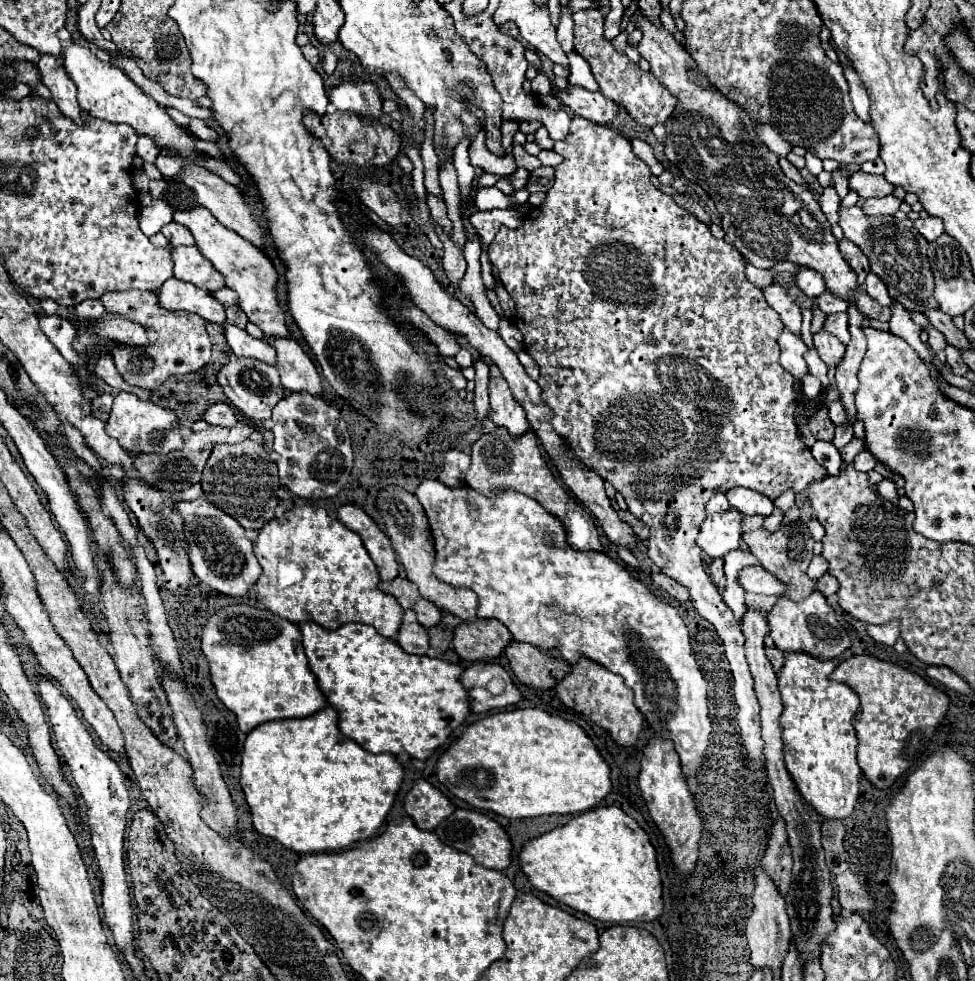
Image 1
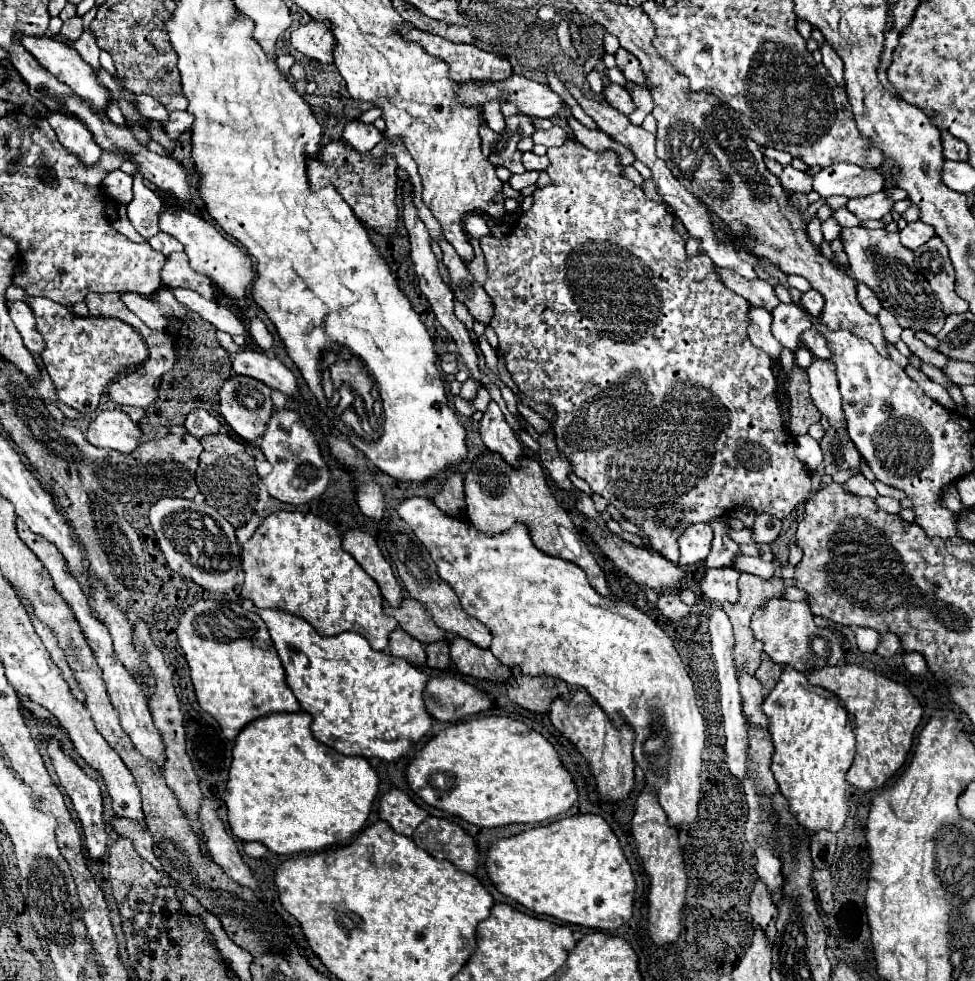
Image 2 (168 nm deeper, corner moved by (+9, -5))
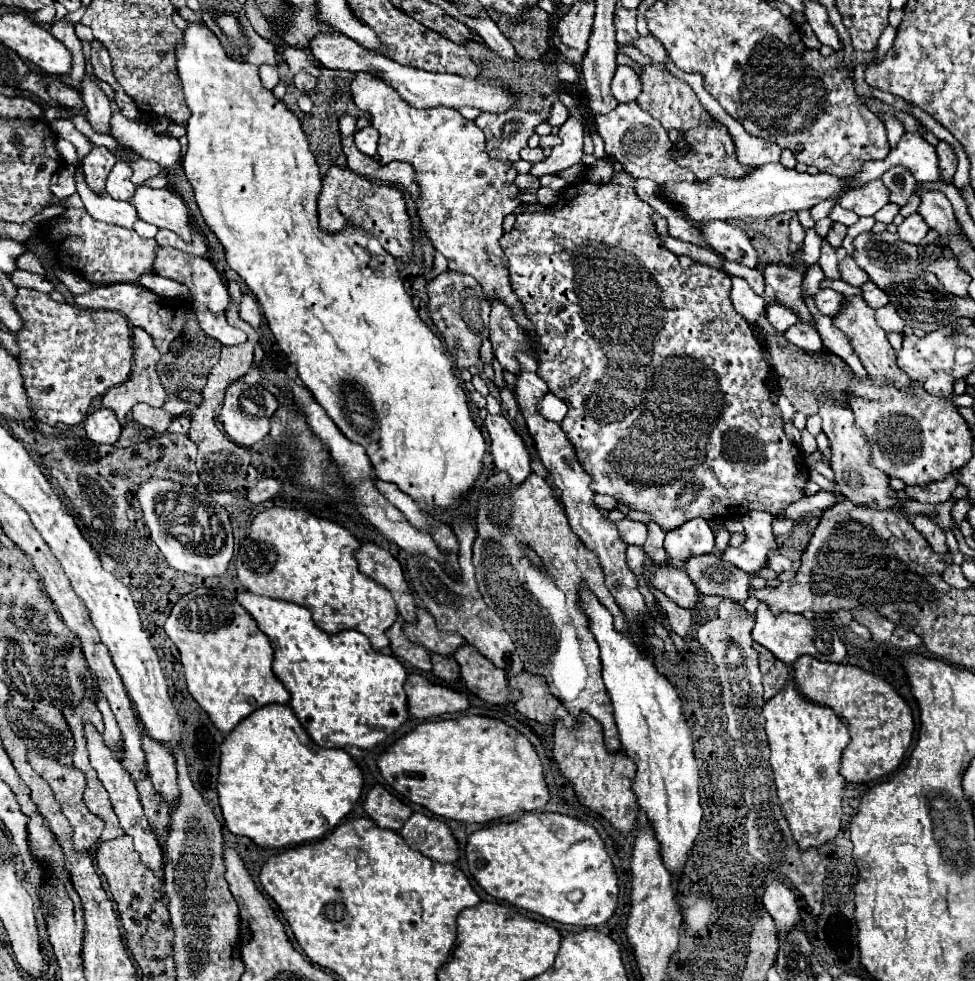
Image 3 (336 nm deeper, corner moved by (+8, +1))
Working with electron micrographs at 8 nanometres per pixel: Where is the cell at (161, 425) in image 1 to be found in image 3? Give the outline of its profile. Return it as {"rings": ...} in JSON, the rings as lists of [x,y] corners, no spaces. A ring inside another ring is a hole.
{"rings":[[[106,408],[88,414],[84,420],[84,430],[86,436],[96,444],[114,444],[122,432],[116,416],[112,416],[112,412]]]}

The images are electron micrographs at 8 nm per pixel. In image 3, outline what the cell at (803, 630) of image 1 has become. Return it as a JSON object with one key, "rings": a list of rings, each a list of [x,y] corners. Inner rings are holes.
{"rings":[[[758,604],[752,640],[762,644],[764,648],[768,648],[784,664],[794,664],[796,658],[800,658],[804,654],[814,656],[822,662],[844,662],[844,656],[846,656],[846,646],[840,640],[836,630],[818,630],[816,632],[814,622],[802,614],[782,612],[780,616],[772,616],[772,612],[768,612],[766,604]]]}

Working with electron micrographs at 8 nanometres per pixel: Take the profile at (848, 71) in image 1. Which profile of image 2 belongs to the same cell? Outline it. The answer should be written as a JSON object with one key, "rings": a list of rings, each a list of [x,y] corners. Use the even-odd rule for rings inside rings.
{"rings":[[[825,42],[821,46],[821,54],[823,54],[823,64],[829,70],[829,74],[833,76],[835,82],[839,82],[839,86],[845,88],[845,78],[843,78],[843,60],[835,54],[835,50]]]}

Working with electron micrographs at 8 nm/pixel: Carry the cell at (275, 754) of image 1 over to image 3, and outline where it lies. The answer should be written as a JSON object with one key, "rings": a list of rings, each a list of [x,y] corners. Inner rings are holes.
{"rings":[[[270,704],[270,706],[264,706],[264,708],[256,710],[256,712],[252,712],[220,744],[220,772],[218,772],[218,788],[216,788],[216,792],[218,792],[218,802],[220,802],[220,808],[222,808],[224,824],[234,836],[246,836],[246,838],[250,838],[254,844],[258,844],[262,848],[284,848],[288,844],[302,844],[302,842],[308,842],[308,840],[324,838],[354,808],[354,804],[358,802],[358,798],[362,794],[362,784],[364,784],[364,778],[362,778],[362,772],[356,766],[356,762],[344,750],[316,748],[316,744],[312,744],[312,740],[304,734],[304,728],[296,720],[296,714],[292,712],[292,708],[286,706],[286,704]]]}

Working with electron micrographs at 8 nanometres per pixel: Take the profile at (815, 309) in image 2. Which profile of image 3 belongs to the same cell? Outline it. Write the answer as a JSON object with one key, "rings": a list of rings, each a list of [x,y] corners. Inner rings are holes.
{"rings":[[[830,288],[820,290],[820,292],[816,294],[816,298],[814,298],[814,302],[816,302],[818,310],[820,310],[822,314],[830,316],[830,318],[834,318],[834,316],[842,310],[844,300],[846,300],[846,298],[844,298],[844,294],[838,294],[838,292],[830,290]]]}

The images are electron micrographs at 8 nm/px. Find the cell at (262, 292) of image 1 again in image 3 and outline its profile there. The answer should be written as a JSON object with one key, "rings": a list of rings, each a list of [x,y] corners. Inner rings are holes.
{"rings":[[[138,186],[128,202],[136,208],[140,220],[158,228],[172,230],[180,238],[190,240],[192,234],[188,226],[188,208],[180,196],[172,194],[166,188],[154,190],[150,186]]]}

